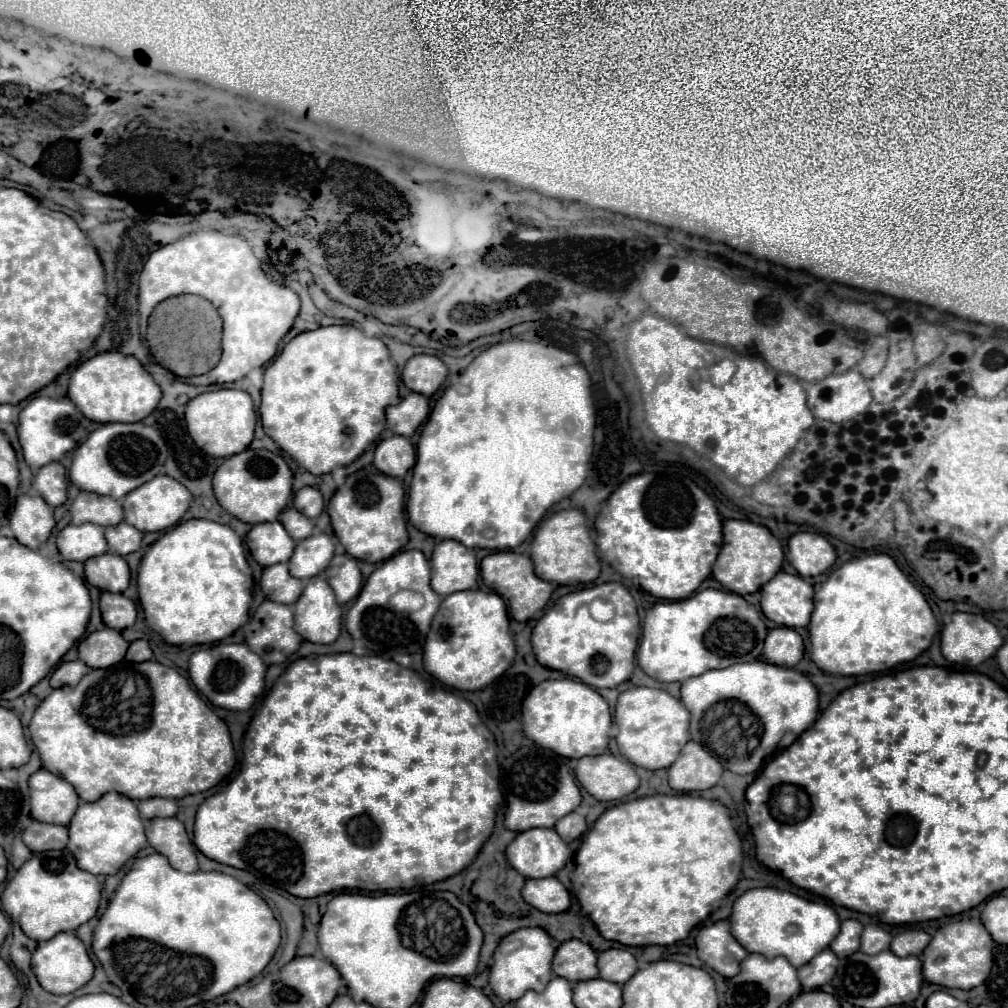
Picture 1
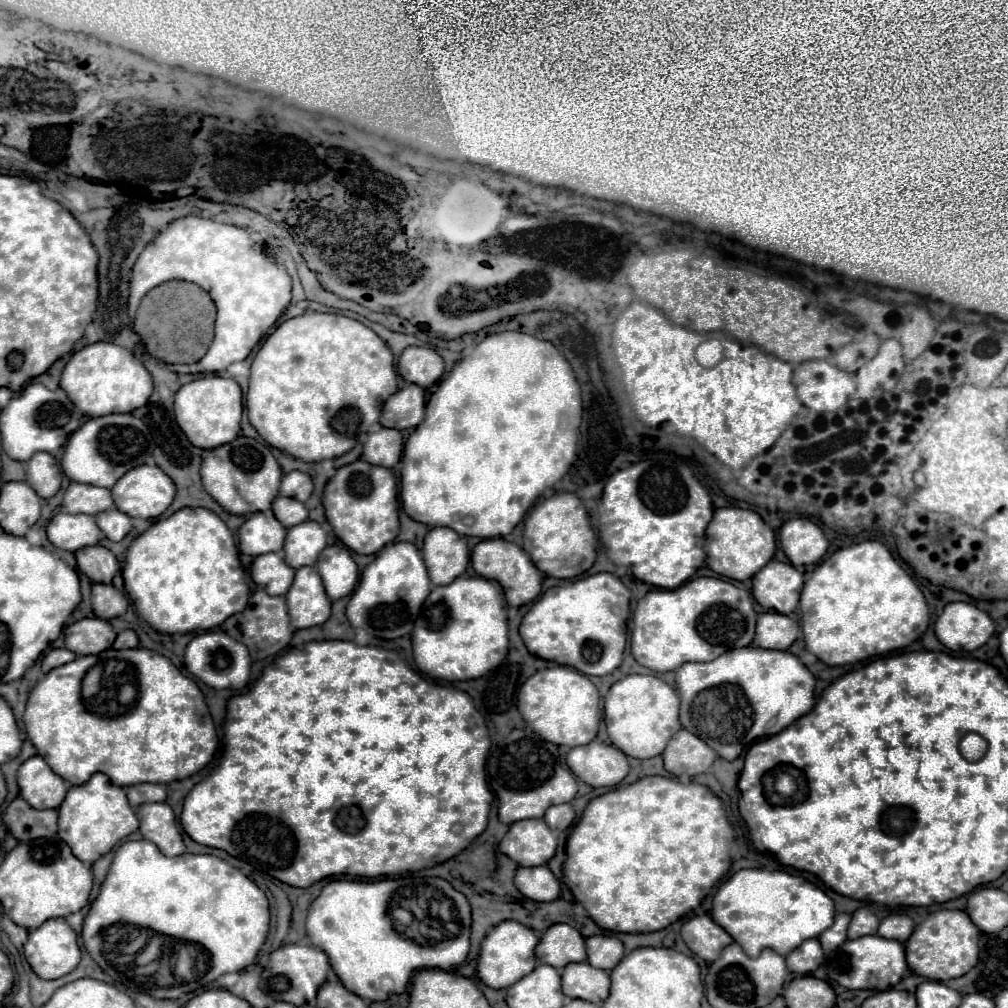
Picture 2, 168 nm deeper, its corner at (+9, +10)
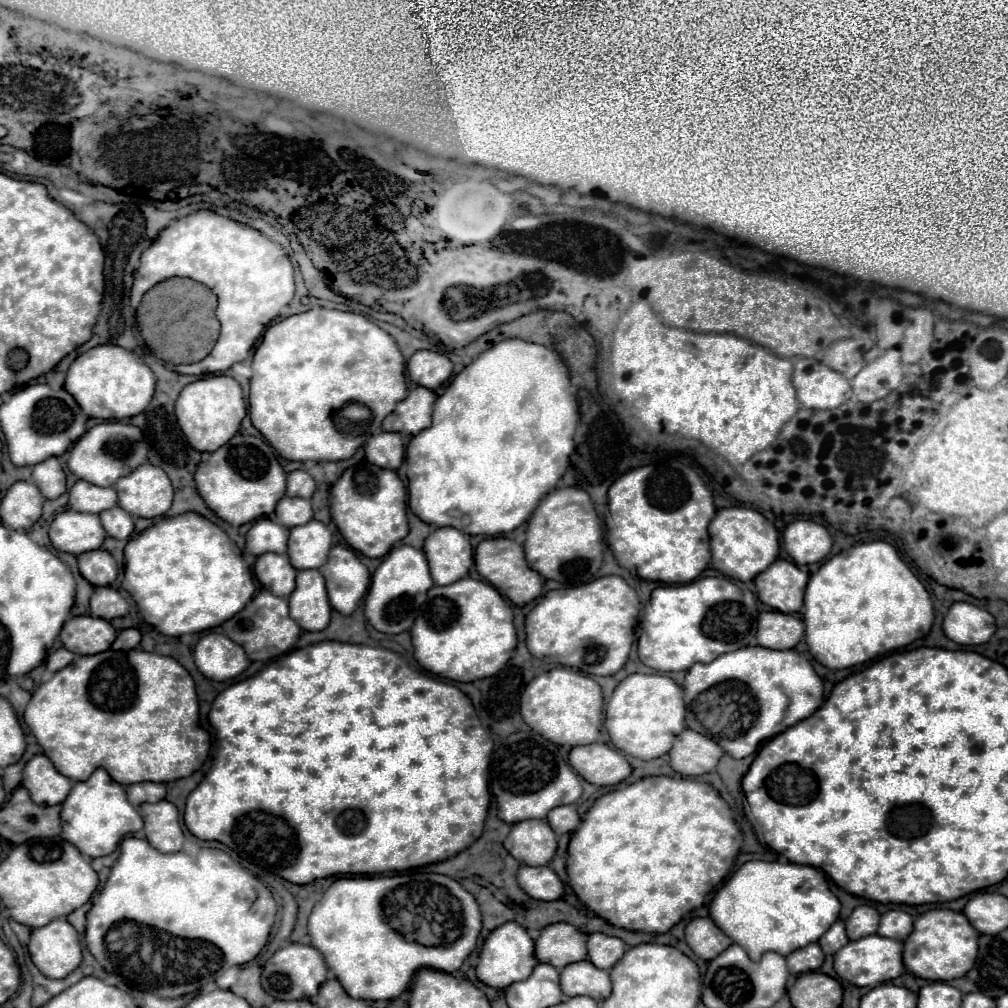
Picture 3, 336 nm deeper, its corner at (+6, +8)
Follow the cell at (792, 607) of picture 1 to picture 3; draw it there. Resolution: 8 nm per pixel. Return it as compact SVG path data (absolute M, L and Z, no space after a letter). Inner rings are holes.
M776 560L754 578L754 584L762 604L784 614L794 614L802 608L808 574L788 560Z

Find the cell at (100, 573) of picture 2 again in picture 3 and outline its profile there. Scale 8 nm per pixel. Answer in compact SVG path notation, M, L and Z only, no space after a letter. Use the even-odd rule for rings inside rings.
M92 550L78 556L80 574L94 586L110 586L116 580L118 566L110 552L106 550Z

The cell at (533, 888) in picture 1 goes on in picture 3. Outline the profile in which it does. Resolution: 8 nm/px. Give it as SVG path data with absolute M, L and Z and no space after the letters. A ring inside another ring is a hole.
M520 866L518 886L536 900L558 900L564 894L564 884L550 866Z

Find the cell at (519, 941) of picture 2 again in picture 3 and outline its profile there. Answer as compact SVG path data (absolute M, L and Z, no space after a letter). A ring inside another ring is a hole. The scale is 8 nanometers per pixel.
M506 922L496 930L492 930L492 934L486 938L480 952L480 962L476 966L476 976L486 986L508 988L508 984L526 980L536 964L538 960L534 958L534 940L528 936L526 928L522 928L516 922Z

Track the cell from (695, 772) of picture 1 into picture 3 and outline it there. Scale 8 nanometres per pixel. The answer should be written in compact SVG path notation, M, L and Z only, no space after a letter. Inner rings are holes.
M684 730L670 750L670 766L682 776L700 776L716 768L724 750L698 732Z

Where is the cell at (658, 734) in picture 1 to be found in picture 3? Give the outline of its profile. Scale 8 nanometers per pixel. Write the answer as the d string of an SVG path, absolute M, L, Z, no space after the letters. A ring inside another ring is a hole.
M630 674L624 678L606 704L604 724L608 728L612 744L640 760L654 760L670 752L674 736L678 736L684 724L684 700L682 688L662 674Z

